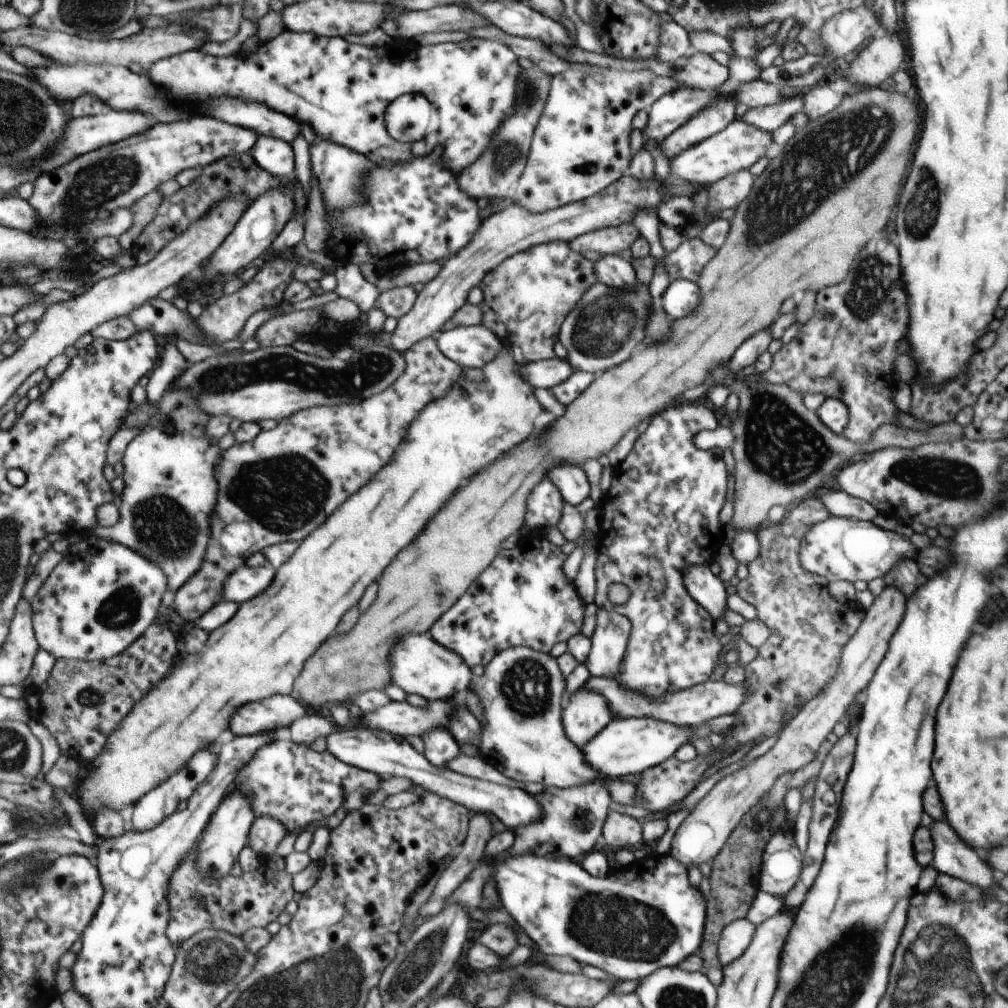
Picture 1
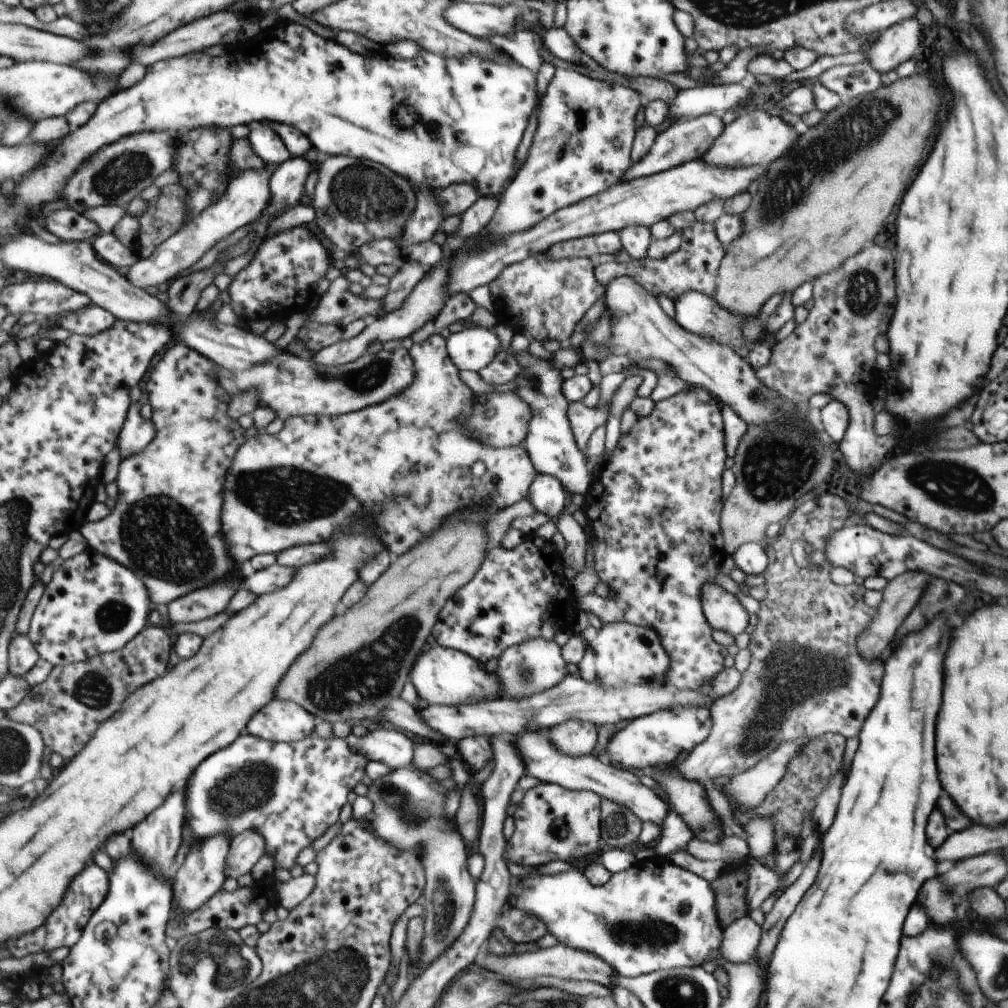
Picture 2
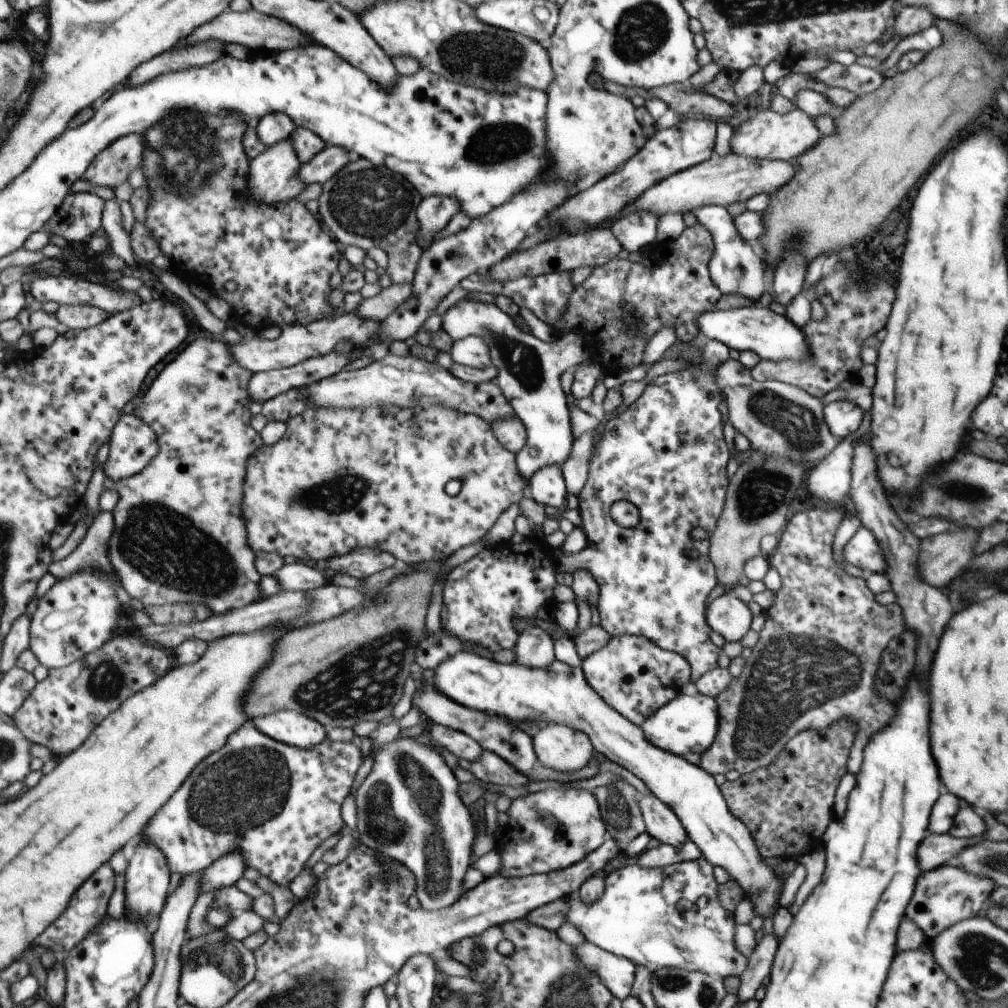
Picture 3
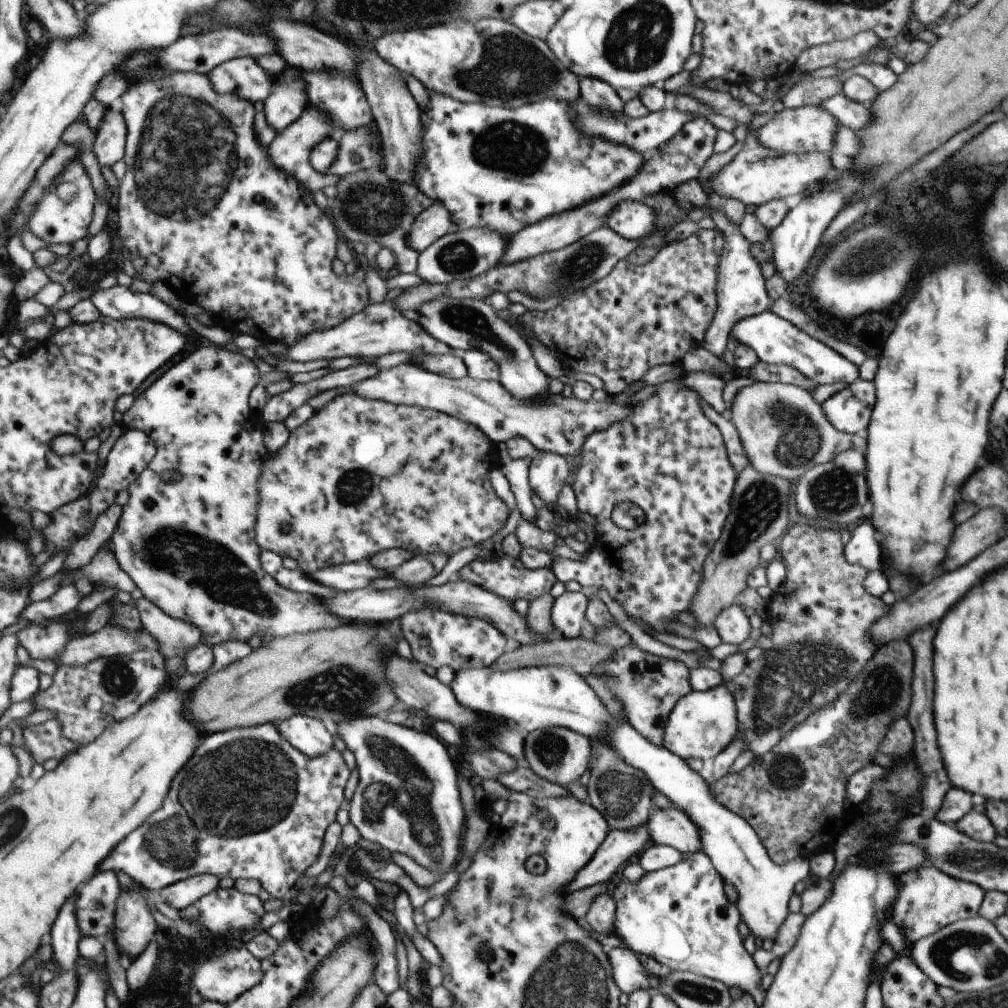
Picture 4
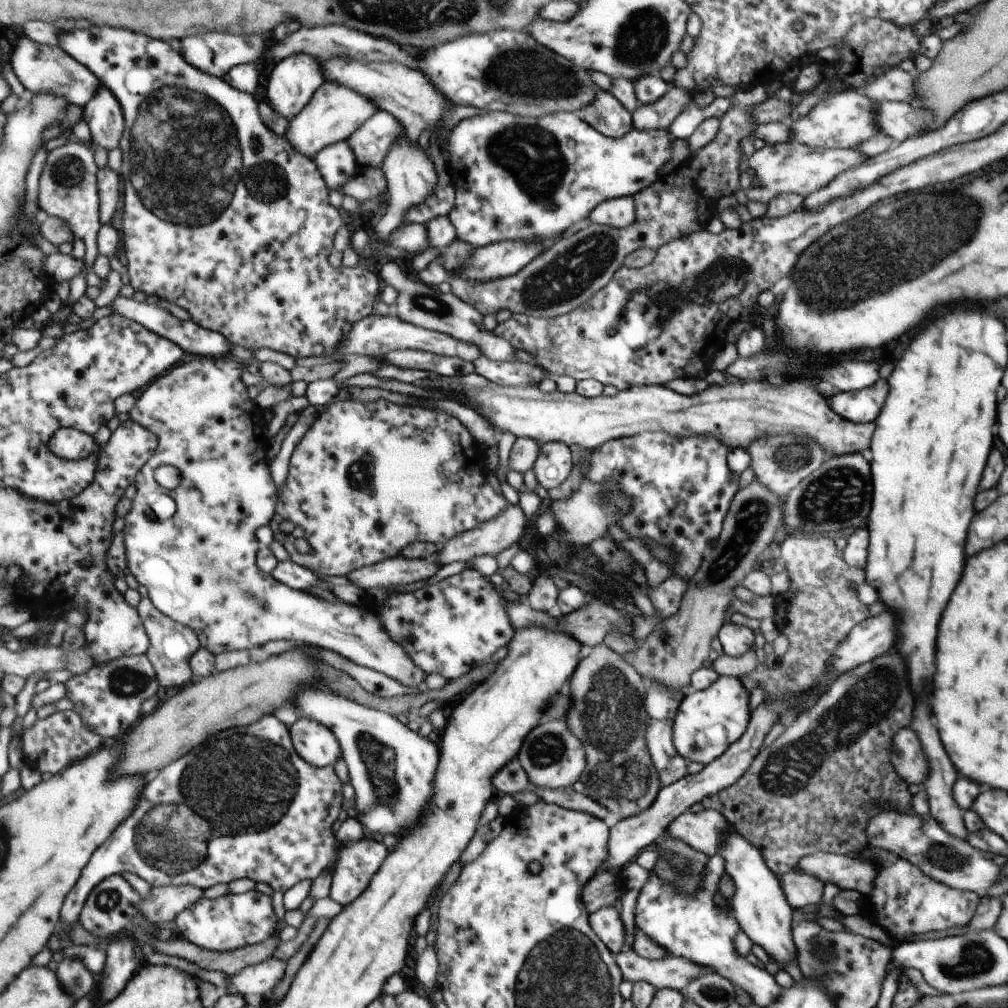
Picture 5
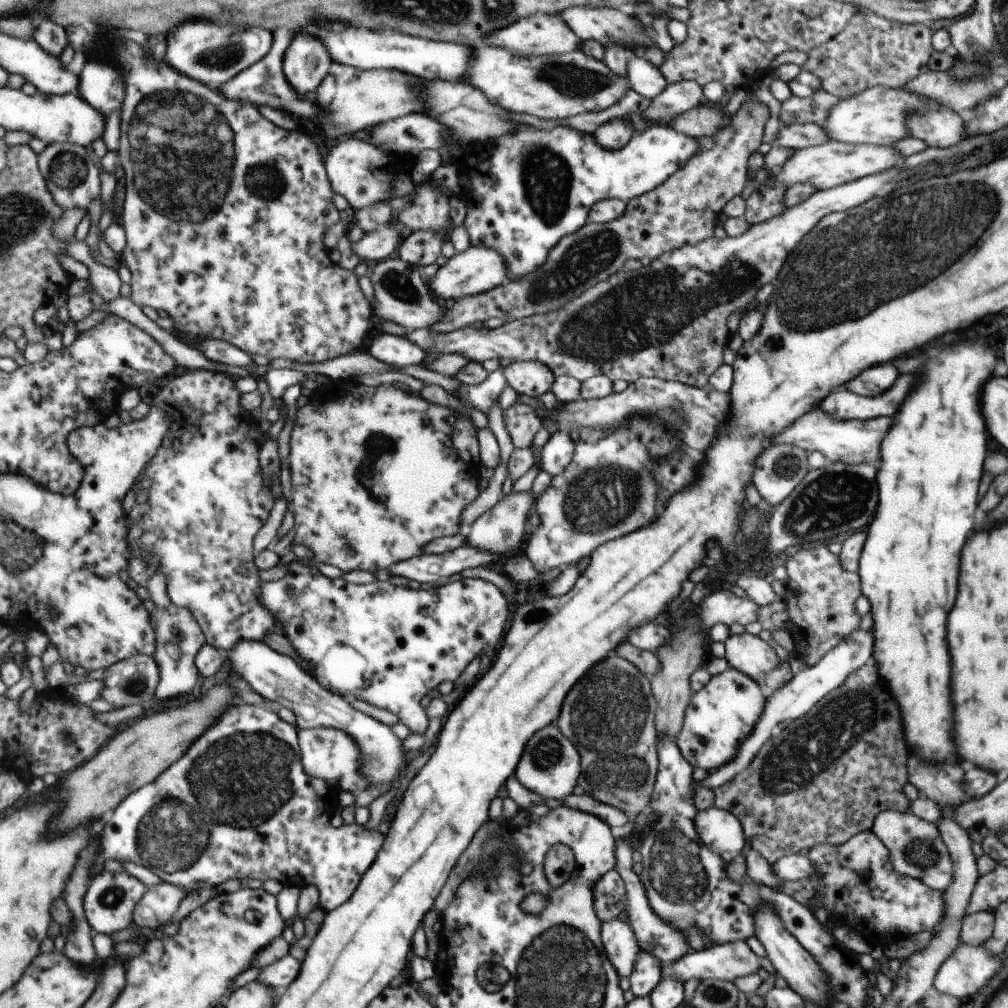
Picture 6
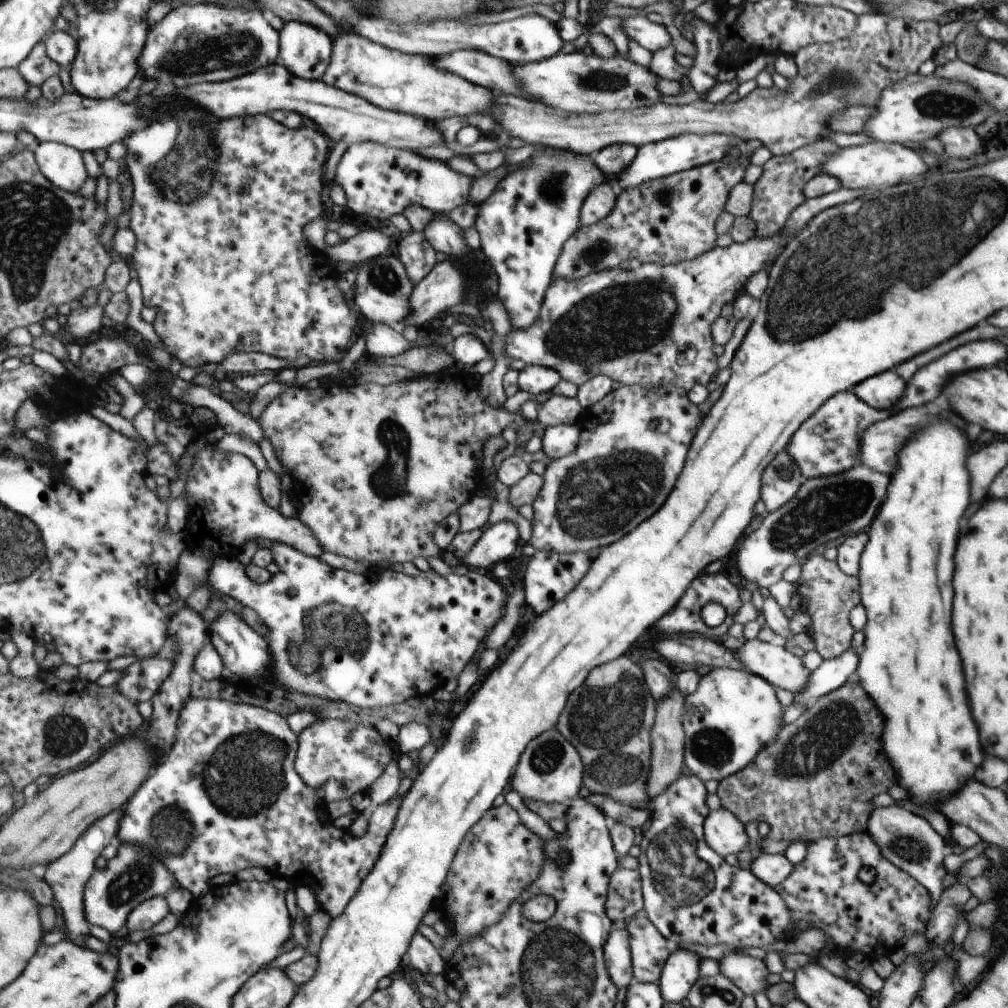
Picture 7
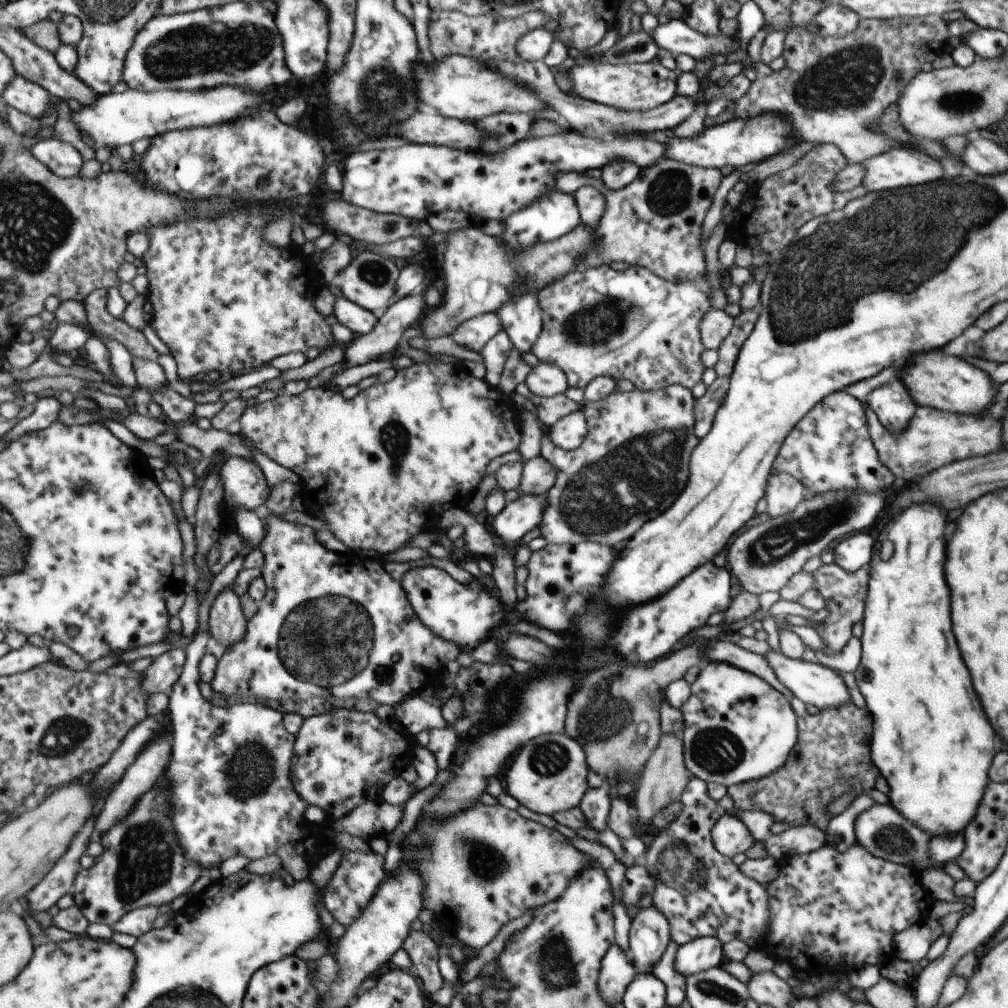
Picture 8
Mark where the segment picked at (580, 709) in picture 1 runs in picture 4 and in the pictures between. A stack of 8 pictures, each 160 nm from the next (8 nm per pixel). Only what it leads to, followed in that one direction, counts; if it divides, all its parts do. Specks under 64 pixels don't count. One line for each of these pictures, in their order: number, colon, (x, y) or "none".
2: (575, 738)
3: (559, 747)
4: (558, 755)

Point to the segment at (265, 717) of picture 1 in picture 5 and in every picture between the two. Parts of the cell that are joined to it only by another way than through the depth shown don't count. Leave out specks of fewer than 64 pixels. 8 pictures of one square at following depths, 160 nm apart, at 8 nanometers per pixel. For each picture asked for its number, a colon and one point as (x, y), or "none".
2: (281, 721)
3: (298, 730)
4: (310, 736)
5: (316, 743)

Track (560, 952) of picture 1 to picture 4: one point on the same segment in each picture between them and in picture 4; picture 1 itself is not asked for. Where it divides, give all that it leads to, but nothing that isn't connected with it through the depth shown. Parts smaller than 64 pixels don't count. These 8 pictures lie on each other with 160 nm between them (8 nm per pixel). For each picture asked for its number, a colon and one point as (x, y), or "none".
2: (654, 916)
3: (669, 916)
4: (680, 915)

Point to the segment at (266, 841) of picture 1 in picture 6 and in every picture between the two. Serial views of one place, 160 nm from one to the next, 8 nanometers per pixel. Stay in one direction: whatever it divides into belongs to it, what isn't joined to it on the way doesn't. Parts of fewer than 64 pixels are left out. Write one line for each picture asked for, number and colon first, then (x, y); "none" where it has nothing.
2: (247, 849)
3: (225, 872)
4: (182, 894)
5: (163, 904)
6: (156, 908)

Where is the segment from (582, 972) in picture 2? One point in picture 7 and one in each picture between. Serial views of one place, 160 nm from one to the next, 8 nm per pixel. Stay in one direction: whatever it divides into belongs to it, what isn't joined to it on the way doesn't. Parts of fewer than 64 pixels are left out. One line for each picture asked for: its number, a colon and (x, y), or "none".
3: (616, 973)
4: (629, 974)
5: (670, 972)
6: (728, 961)
7: (749, 974)

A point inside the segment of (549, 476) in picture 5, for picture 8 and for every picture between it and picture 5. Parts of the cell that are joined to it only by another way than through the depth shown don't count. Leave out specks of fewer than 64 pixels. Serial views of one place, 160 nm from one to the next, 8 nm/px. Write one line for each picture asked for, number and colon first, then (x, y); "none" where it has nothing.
6: (555, 454)
7: (556, 441)
8: (567, 433)

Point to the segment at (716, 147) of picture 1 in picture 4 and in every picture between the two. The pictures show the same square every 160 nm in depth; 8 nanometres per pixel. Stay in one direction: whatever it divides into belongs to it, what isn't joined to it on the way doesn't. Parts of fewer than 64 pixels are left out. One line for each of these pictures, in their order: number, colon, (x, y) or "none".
2: (756, 138)
3: (766, 135)
4: (808, 128)

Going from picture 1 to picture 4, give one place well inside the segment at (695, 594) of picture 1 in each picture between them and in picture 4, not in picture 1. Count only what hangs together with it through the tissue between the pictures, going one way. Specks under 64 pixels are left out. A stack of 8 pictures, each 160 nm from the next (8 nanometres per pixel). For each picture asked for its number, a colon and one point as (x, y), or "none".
2: (722, 611)
3: (726, 615)
4: (732, 627)

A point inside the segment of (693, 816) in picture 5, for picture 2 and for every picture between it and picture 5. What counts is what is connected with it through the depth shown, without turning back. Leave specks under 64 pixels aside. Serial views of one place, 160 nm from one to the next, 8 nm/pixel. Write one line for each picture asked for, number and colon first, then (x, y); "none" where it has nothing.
2: (543, 760)
3: (661, 824)
4: (671, 826)

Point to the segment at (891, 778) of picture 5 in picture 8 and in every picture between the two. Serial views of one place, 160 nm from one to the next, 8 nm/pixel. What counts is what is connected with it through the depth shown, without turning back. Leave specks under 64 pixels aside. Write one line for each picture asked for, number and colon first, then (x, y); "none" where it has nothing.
6: (827, 774)
7: (815, 780)
8: (832, 755)

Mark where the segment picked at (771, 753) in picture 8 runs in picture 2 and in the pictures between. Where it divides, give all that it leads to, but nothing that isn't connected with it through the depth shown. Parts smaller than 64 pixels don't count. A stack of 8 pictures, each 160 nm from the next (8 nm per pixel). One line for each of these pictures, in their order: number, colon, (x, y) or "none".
2: (654, 738)
3: (686, 724)
4: (702, 723)
5: (706, 722)
6: (721, 715)
7: (732, 714)

